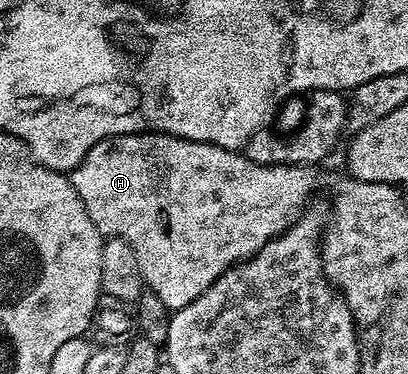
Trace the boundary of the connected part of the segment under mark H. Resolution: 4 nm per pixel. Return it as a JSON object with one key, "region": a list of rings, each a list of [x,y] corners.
{"region":[[[142,133],[140,135],[116,135],[99,141],[89,150],[87,157],[83,157],[81,164],[71,172],[69,180],[75,193],[79,193],[79,201],[83,201],[83,209],[87,209],[87,217],[95,221],[95,229],[99,229],[102,237],[120,237],[123,241],[127,241],[127,245],[131,245],[135,253],[135,261],[139,261],[141,280],[144,281],[146,288],[153,291],[155,297],[159,297],[159,301],[163,301],[163,305],[169,307],[170,312],[174,312],[191,305],[191,301],[195,301],[195,297],[203,294],[227,268],[259,253],[263,245],[267,245],[275,236],[282,235],[292,225],[306,204],[310,202],[309,194],[317,187],[317,175],[313,171],[316,170],[309,165],[300,167],[255,165],[250,159],[246,159],[244,154],[228,151],[210,143],[187,141],[174,135]]]}

